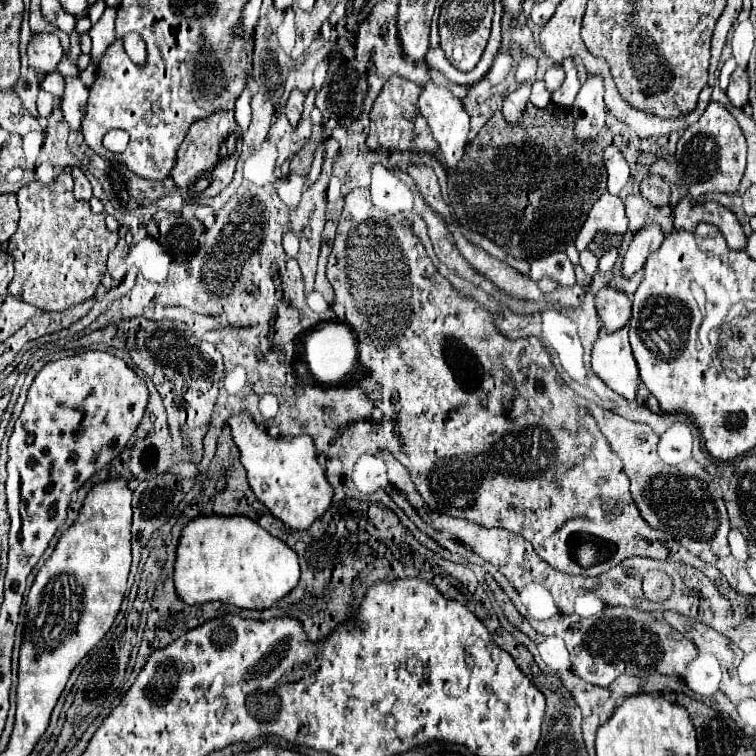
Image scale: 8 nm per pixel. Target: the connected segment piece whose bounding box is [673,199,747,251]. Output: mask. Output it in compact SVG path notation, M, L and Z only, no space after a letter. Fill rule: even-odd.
M687 199L679 201L675 207L675 229L679 231L693 231L697 223L711 223L721 229L727 239L731 251L743 251L747 237L737 221L737 217L717 201L703 201L691 203Z

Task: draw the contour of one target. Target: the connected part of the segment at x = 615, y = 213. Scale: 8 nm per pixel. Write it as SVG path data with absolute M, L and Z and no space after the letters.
M603 193L593 203L589 217L583 223L583 229L577 235L575 247L577 251L583 251L583 247L589 247L589 243L595 239L597 233L625 233L625 231L627 231L627 215L623 201L619 197Z

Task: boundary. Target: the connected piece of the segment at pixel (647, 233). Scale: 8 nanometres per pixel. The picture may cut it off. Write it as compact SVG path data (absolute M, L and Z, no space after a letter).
M645 225L639 233L635 233L627 253L625 253L625 261L623 261L623 277L631 279L637 271L641 271L645 267L645 261L649 257L649 253L657 251L657 247L663 241L663 233L661 229L657 229L657 225Z

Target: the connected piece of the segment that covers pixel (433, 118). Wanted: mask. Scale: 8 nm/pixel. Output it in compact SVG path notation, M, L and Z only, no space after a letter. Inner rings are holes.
M429 83L419 97L419 111L427 119L427 125L433 133L433 139L439 143L443 167L447 171L453 171L463 157L463 151L465 151L465 145L467 145L467 135L469 135L469 115L463 109L463 103L457 97L453 97L447 89L435 87L433 83Z

